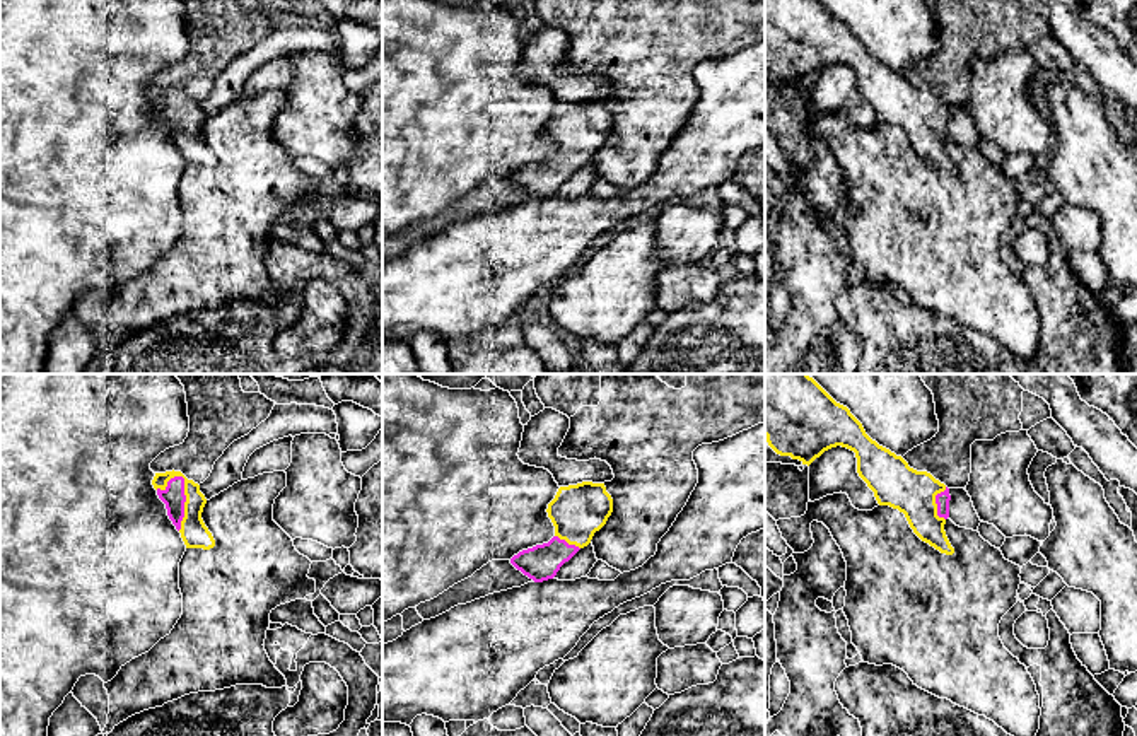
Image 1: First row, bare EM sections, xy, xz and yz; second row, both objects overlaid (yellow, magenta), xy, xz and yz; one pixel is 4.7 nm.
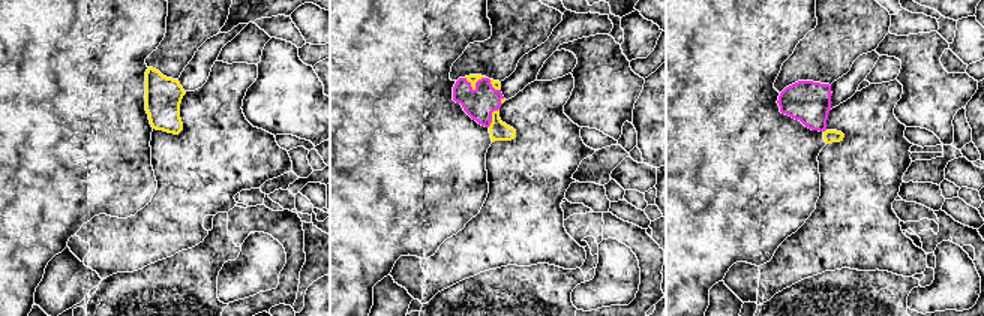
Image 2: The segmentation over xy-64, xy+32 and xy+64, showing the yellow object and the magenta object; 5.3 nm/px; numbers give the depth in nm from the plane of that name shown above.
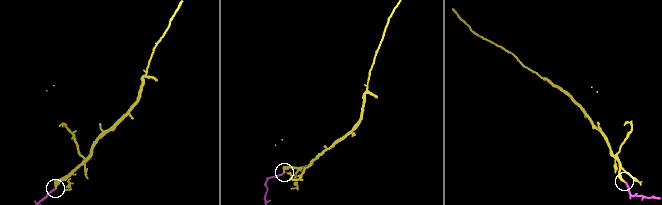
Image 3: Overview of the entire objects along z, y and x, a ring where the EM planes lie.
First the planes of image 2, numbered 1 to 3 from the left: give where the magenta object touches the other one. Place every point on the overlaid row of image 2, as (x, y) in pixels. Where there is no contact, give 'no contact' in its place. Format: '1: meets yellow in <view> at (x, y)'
1: no contact
2: meets yellow in xy+32 at (492, 117)
3: no contact

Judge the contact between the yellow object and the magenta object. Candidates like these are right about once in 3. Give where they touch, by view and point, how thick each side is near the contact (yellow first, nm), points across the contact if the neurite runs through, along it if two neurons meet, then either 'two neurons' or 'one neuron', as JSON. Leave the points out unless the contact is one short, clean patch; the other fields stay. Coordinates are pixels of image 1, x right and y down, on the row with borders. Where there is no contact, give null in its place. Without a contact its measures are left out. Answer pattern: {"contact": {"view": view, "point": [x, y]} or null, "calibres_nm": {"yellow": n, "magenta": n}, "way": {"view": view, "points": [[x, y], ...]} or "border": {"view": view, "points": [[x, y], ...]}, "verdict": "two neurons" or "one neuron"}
{"contact": {"view": "xy", "point": [186, 501]}, "calibres_nm": {"yellow": 130, "magenta": 100}, "way": {"view": "xy", "points": [[193, 531], [186, 518], [186, 501], [173, 496]]}, "verdict": "one neuron"}

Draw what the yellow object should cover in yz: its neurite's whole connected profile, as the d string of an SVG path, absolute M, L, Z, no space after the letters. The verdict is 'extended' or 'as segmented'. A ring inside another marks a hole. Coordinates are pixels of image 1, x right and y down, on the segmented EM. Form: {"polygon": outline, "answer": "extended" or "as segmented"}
{"polygon": "M765 374L765 463L809 466L837 446L855 453L857 473L879 505L903 512L922 541L954 553L944 531L951 500L944 483L872 441L808 374Z", "answer": "extended"}

